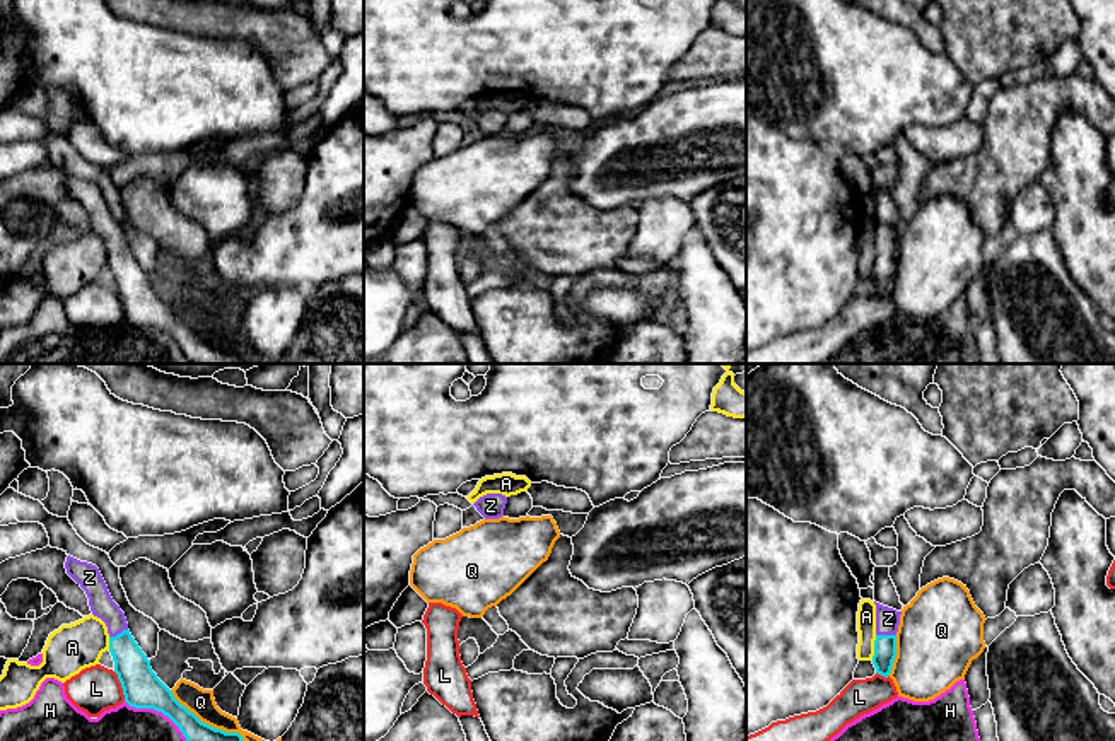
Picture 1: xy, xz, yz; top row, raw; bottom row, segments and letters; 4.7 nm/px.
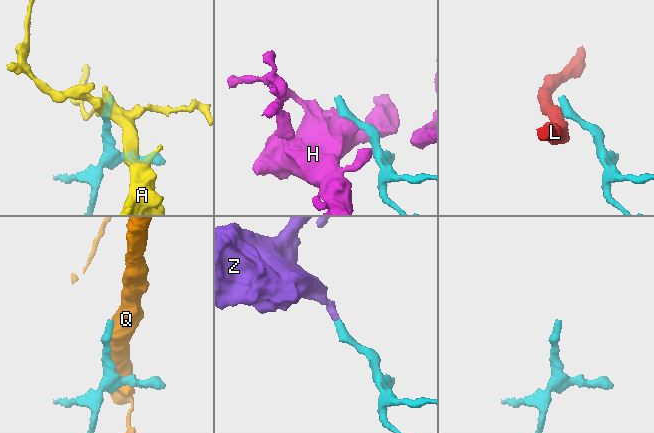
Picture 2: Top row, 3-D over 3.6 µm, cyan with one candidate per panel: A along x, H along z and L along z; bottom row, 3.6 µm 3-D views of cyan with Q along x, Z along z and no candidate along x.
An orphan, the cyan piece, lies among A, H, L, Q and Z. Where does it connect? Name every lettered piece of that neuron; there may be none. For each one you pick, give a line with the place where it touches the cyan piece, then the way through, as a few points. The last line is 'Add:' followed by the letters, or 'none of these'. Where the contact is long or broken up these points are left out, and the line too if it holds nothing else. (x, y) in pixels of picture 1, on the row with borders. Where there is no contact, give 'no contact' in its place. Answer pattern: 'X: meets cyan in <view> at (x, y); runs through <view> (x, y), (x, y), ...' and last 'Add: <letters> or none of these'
Z: meets cyan in yz at (887, 635); runs through yz (885, 646), (887, 635), (887, 618)
Add: Z

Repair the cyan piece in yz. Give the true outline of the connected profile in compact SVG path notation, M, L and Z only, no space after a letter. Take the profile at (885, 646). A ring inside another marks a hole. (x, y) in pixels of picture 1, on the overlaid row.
M876 603L876 640L873 664L876 673L888 678L896 657L896 632L902 611Z

